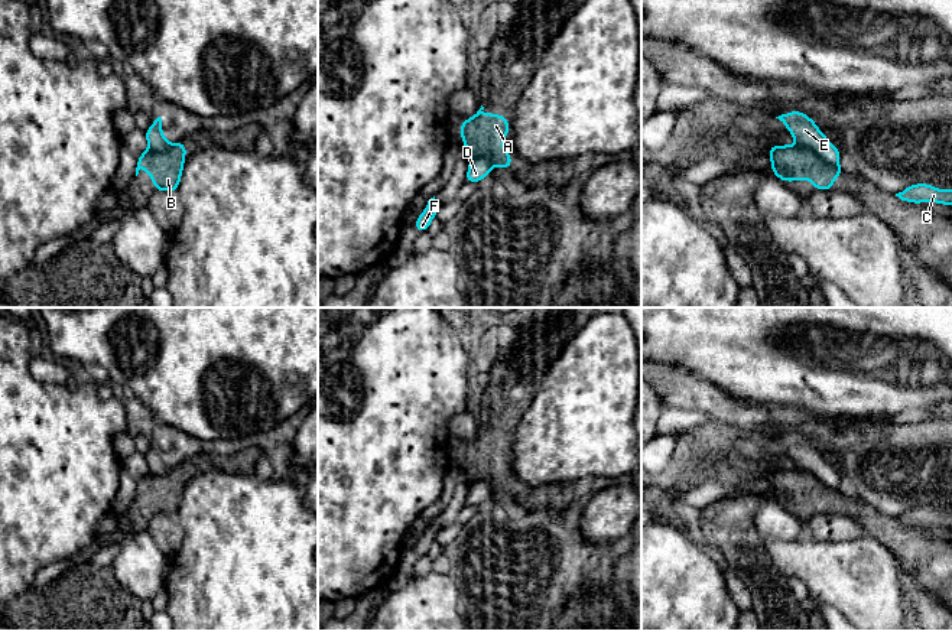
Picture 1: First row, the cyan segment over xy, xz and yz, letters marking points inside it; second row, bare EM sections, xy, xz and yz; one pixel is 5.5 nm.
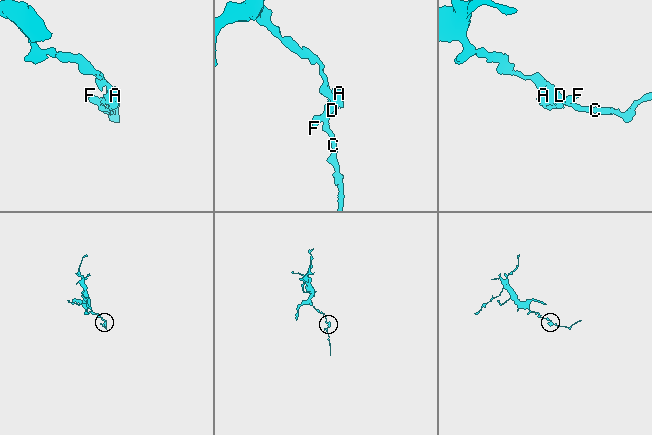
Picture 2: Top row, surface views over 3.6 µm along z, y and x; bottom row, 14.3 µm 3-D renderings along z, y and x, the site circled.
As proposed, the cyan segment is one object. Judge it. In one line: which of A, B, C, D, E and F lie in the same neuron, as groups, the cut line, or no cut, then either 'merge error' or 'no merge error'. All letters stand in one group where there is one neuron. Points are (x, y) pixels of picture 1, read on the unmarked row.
A B / C D E F; cut in yz along (802, 468), (837, 490); merge error

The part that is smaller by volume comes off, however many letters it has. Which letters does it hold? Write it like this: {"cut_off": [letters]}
{"cut_off": ["A", "B"]}

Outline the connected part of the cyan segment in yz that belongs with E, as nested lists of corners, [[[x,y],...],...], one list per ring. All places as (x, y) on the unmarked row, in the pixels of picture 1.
[[[792,435],[776,442],[789,452],[802,469],[812,472],[832,489],[839,488],[841,475],[821,456],[815,445],[806,440],[803,435]]]

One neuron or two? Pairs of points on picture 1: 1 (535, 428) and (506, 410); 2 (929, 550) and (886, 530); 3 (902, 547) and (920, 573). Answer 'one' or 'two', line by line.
1: two
2: one
3: one

